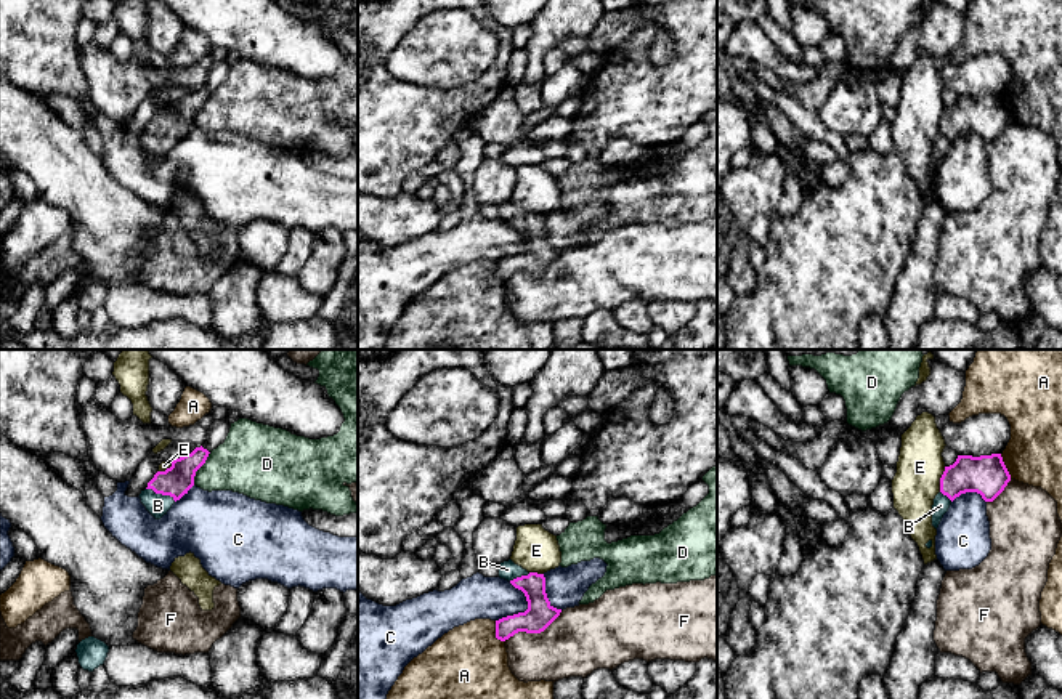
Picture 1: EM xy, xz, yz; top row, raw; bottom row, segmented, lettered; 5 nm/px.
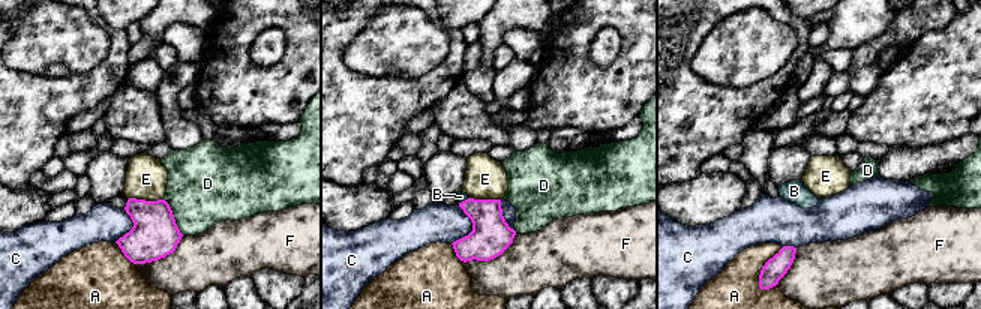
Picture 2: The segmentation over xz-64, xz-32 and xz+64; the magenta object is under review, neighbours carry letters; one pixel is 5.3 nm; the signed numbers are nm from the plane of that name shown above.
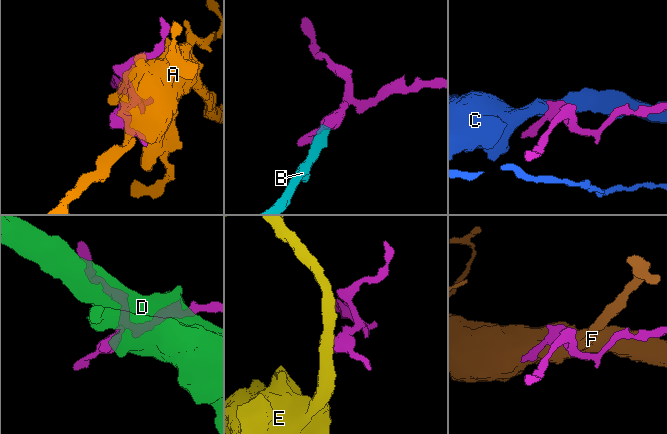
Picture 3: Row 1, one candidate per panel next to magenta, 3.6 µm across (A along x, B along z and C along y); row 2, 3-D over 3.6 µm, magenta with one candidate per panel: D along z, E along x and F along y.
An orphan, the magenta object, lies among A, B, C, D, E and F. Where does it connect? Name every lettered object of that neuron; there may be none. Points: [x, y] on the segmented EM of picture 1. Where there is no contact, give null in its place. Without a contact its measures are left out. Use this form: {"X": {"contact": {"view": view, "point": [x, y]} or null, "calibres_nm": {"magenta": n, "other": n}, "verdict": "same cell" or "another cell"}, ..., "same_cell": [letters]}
{"A": {"contact": {"view": "xz", "point": [496, 634]}, "calibres_nm": {"magenta": 140, "other": 360}, "verdict": "another cell"}, "B": {"contact": {"view": "xy", "point": [161, 492]}, "calibres_nm": {"magenta": 160, "other": 110}, "verdict": "same cell"}, "C": {"contact": {"view": "xz", "point": [526, 610]}, "calibres_nm": {"magenta": 140, "other": 220}, "verdict": "another cell"}, "D": {"contact": {"view": "xy", "point": [199, 467]}, "calibres_nm": {"magenta": 160, "other": 320}, "verdict": "another cell"}, "E": {"contact": {"view": "yz", "point": [940, 480]}, "calibres_nm": {"magenta": 200, "other": 240}, "verdict": "another cell"}, "F": {"contact": {"view": "xz", "point": [533, 632]}, "calibres_nm": {"magenta": 140, "other": 320}, "verdict": "another cell"}, "same_cell": ["B"]}

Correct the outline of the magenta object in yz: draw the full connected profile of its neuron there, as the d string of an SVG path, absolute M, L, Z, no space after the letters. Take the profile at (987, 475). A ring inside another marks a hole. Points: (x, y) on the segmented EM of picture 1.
M1001 454L958 455L956 462L945 467L940 478L940 492L932 505L932 526L937 529L951 502L966 492L977 492L985 502L993 502L1011 481Z

